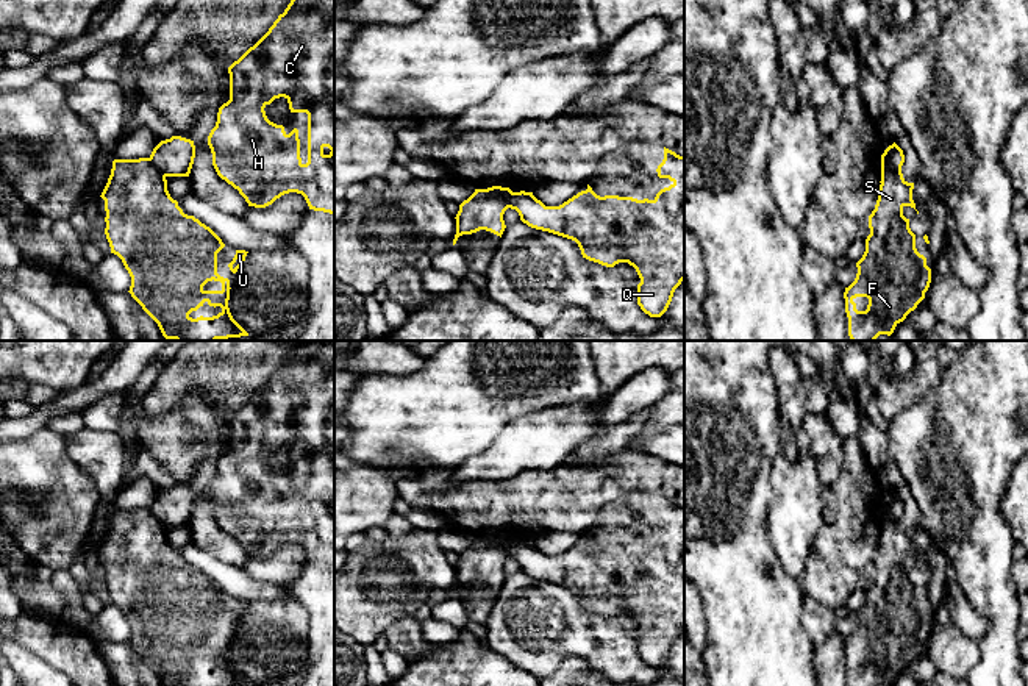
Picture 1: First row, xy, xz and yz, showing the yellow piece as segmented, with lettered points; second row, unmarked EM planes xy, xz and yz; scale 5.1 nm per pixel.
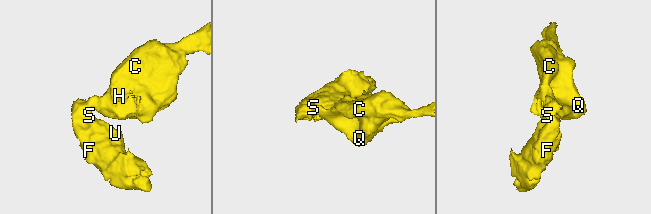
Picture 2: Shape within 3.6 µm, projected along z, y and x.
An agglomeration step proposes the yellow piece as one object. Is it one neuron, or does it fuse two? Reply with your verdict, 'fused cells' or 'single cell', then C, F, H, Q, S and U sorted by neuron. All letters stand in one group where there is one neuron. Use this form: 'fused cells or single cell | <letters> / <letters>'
fused cells | C H Q / F S U

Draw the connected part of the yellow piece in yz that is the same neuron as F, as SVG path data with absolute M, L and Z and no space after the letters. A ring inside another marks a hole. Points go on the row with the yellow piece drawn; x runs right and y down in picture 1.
M881 166L880 183L878 200L869 216L870 234L866 239L866 252L856 263L855 281L844 292L851 341L875 341L880 334L891 336L895 327L925 298L931 283L931 269L926 266L926 258L917 252L916 234L909 228L909 219L903 216L905 206L916 209L914 183L903 178L901 169L884 166ZM856 297L869 298L866 311L856 309L853 302Z

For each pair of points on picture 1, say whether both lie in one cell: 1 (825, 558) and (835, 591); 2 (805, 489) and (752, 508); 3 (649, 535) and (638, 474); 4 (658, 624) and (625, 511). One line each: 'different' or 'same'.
1: same
2: different
3: different
4: same

